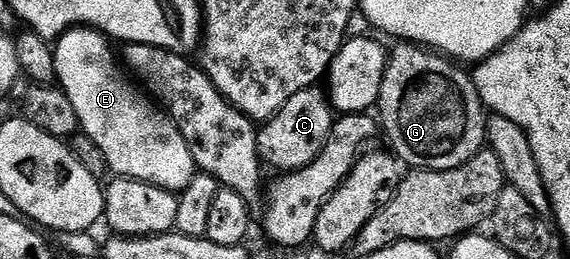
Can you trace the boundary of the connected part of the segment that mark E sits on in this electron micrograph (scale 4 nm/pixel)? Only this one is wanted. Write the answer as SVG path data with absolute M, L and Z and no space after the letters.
M89 27L69 29L63 33L54 45L57 84L68 95L68 99L72 99L81 132L89 135L92 143L96 143L96 147L104 151L104 159L111 174L146 181L149 185L167 189L169 193L181 194L182 190L188 187L188 183L192 183L196 172L192 151L173 121L127 76L119 58L118 61L114 58L109 44L111 45L111 42L106 34Z

